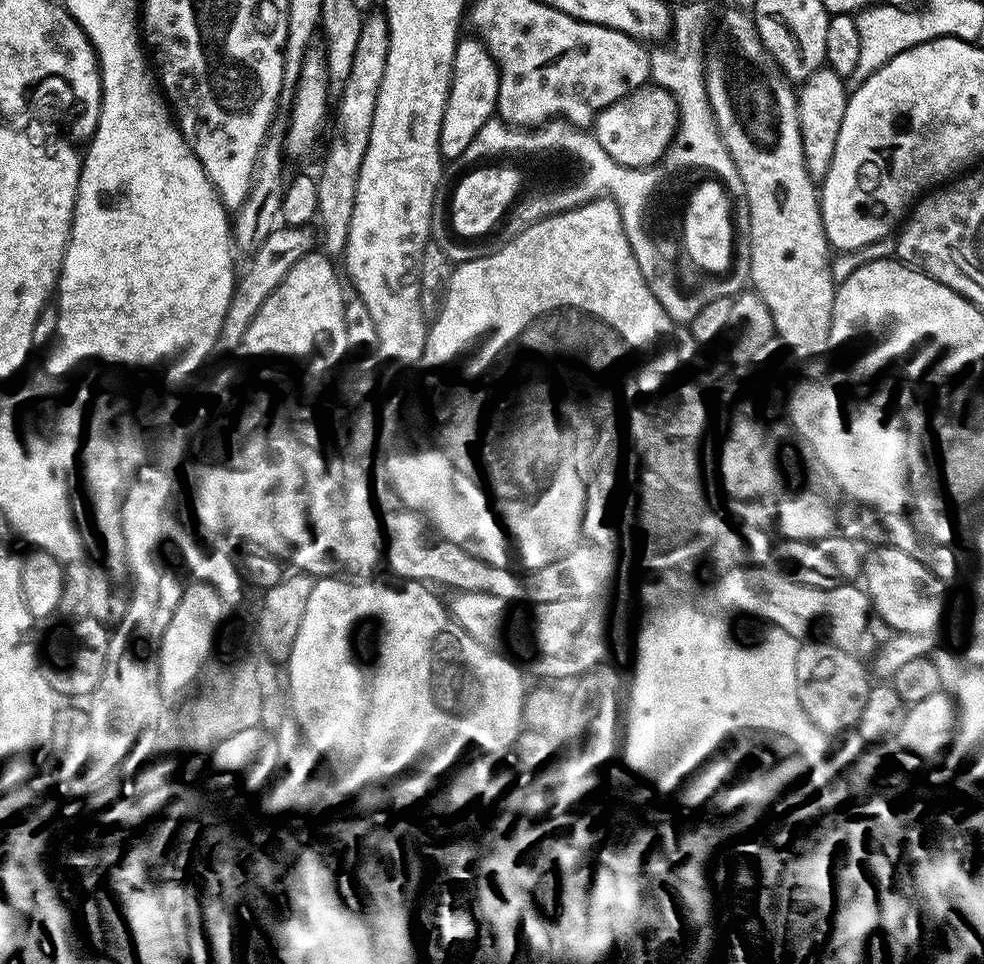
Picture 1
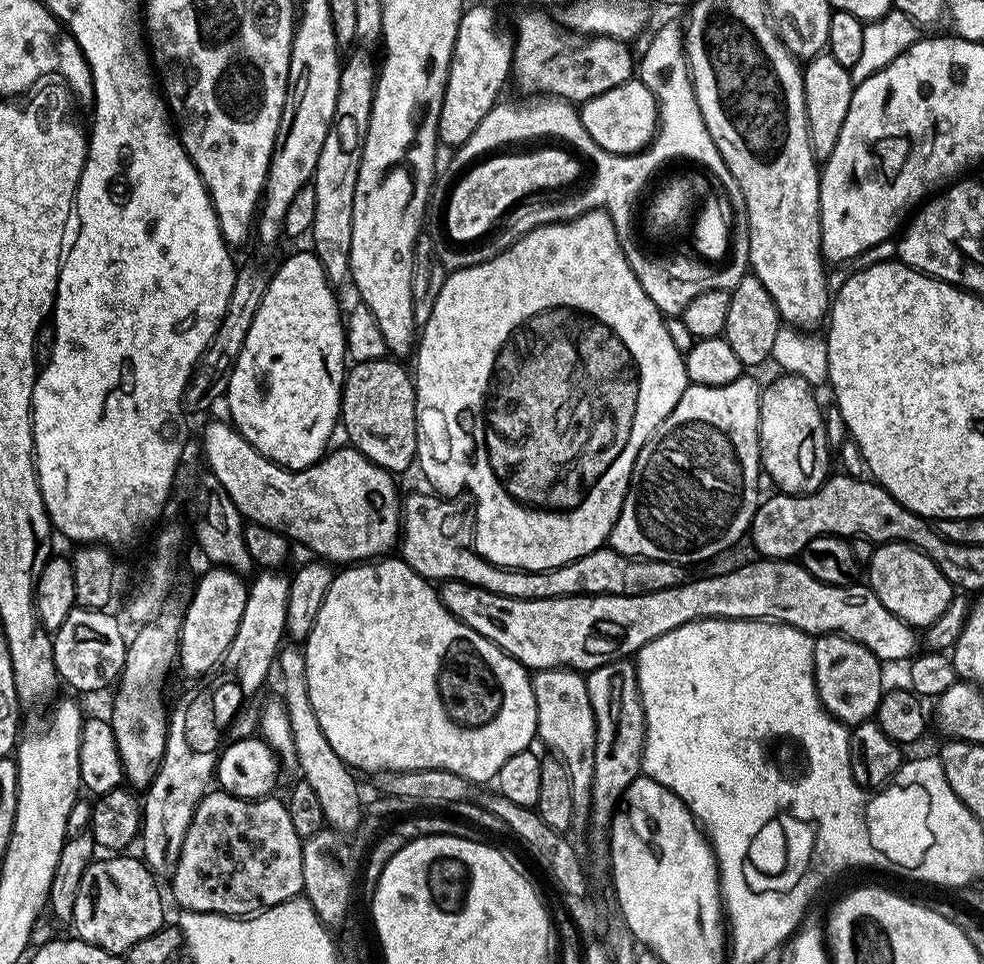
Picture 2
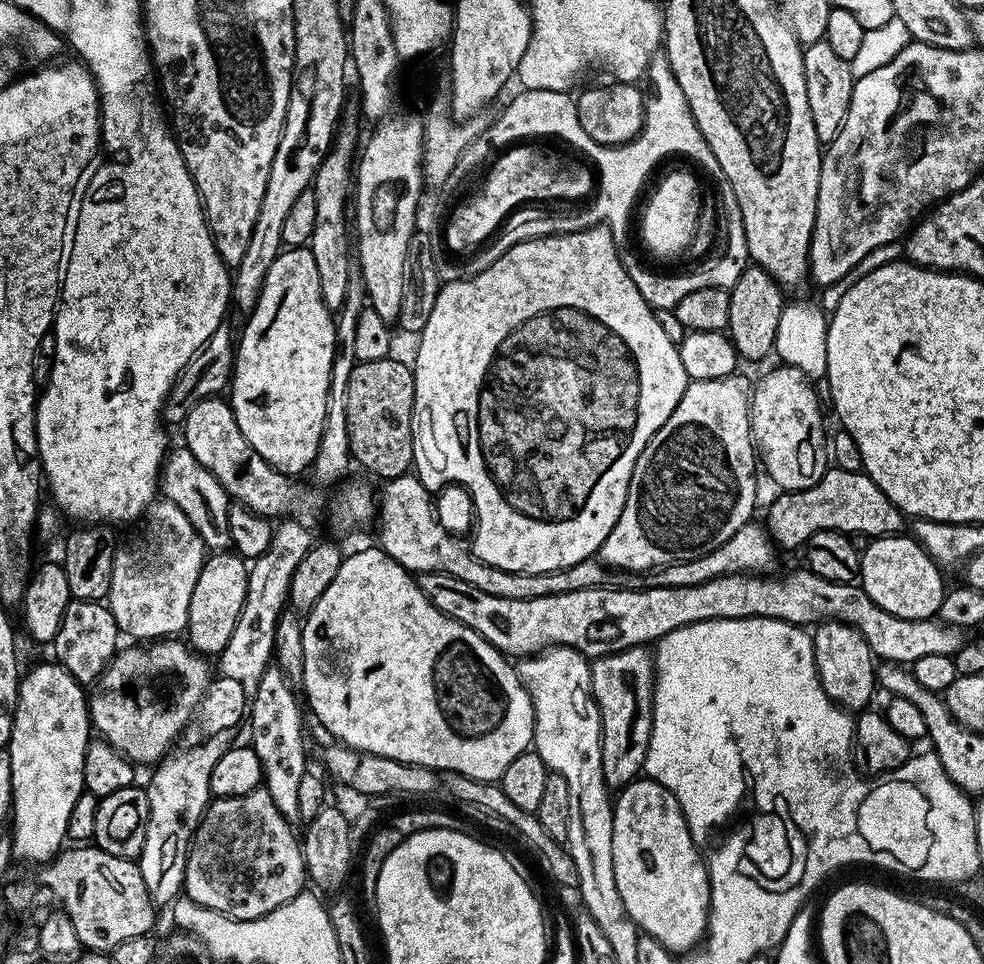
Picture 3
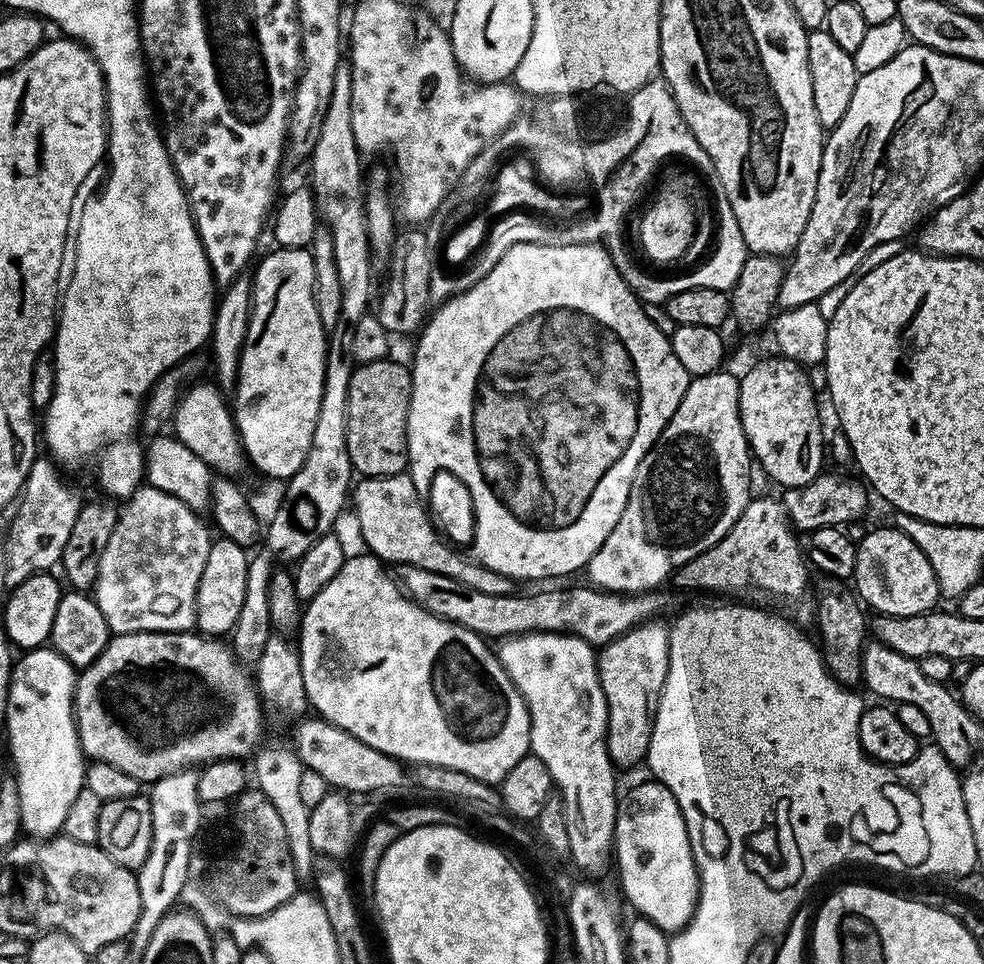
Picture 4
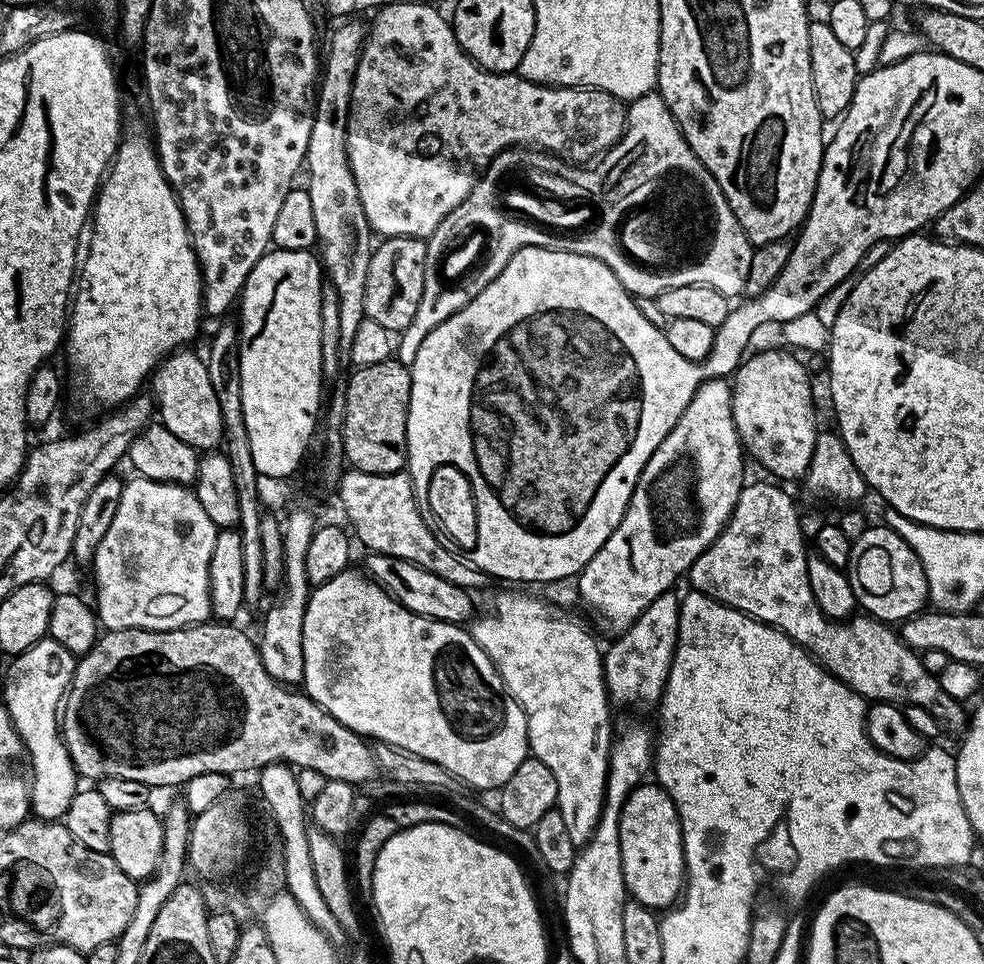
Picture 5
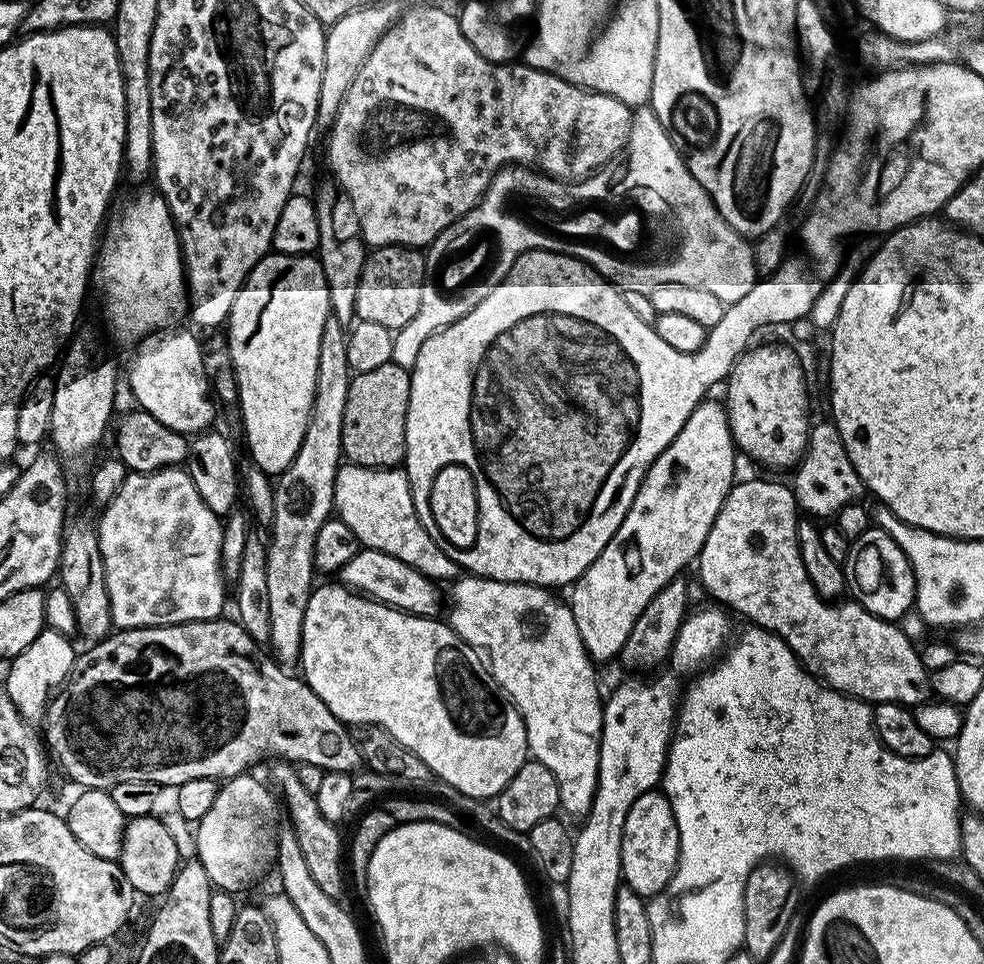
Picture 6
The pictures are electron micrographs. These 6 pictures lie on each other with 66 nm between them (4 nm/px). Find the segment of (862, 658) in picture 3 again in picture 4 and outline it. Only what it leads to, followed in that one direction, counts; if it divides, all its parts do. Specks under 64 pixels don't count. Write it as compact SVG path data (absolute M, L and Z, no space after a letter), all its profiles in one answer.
M831 578L821 579L820 597L816 600L816 628L820 631L819 647L822 649L824 665L839 684L856 686L861 683L860 657L866 643L866 620L861 601L843 583Z

